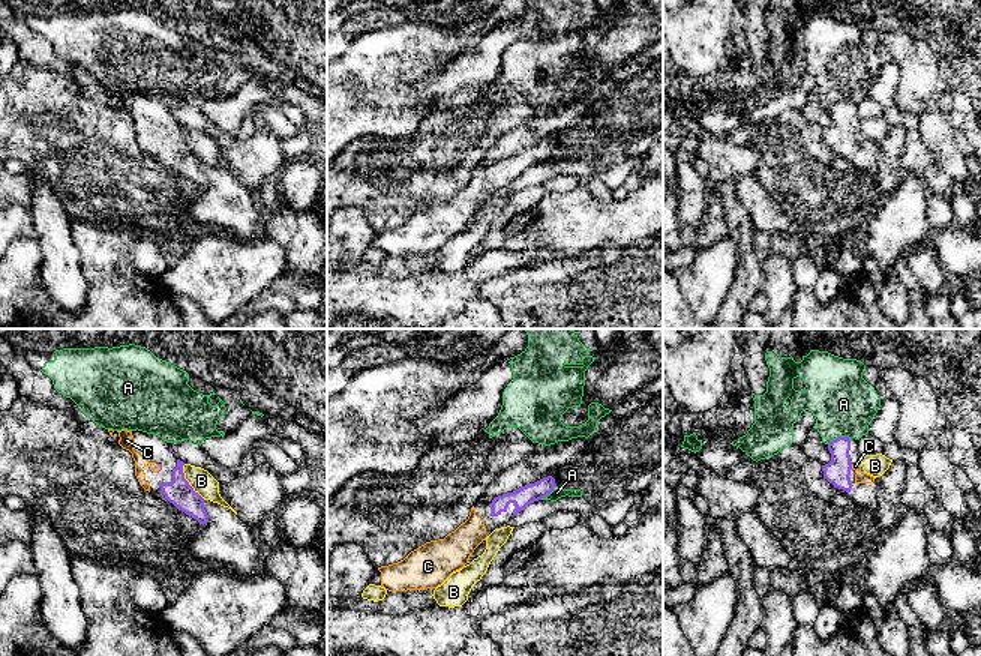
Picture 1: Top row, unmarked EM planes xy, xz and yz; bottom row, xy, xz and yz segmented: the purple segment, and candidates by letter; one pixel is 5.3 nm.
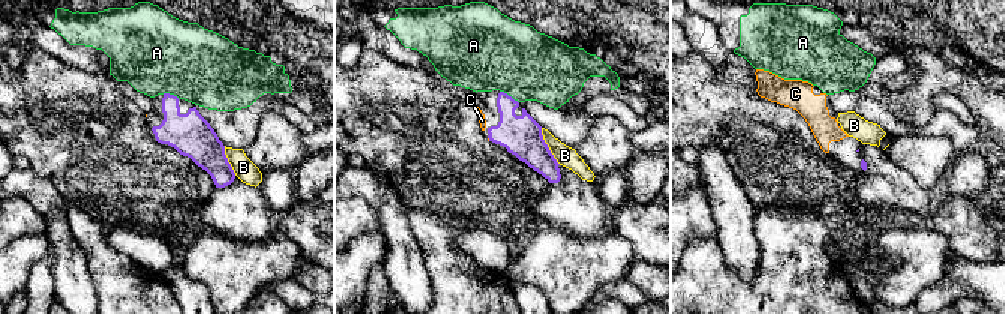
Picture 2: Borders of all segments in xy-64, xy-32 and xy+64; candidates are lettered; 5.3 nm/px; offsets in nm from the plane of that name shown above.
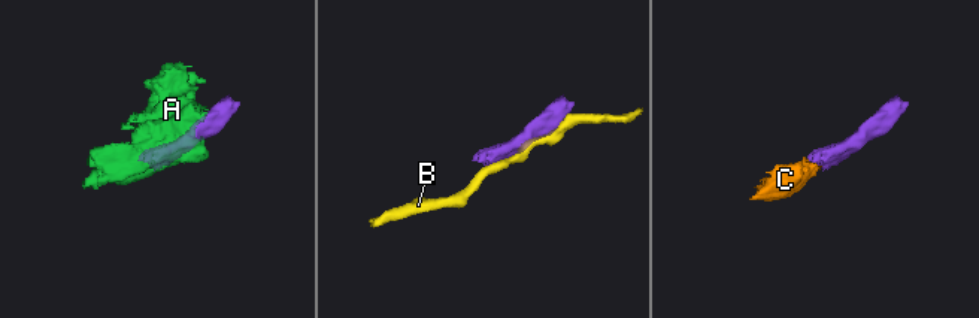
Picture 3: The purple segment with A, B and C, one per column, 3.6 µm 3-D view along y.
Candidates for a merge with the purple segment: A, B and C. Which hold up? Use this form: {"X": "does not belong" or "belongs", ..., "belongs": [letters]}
{"A": "does not belong", "B": "does not belong", "C": "belongs", "belongs": ["C"]}

